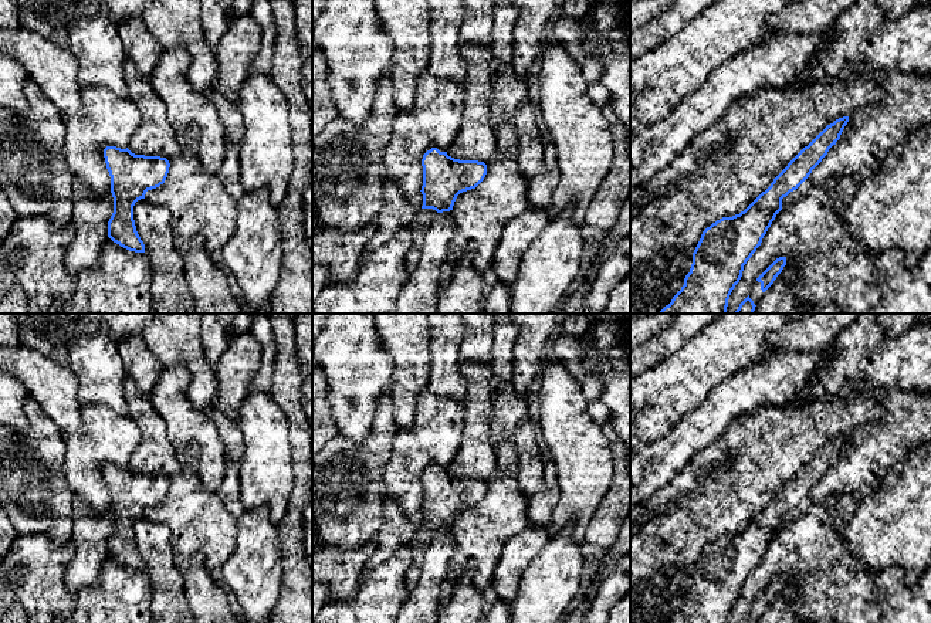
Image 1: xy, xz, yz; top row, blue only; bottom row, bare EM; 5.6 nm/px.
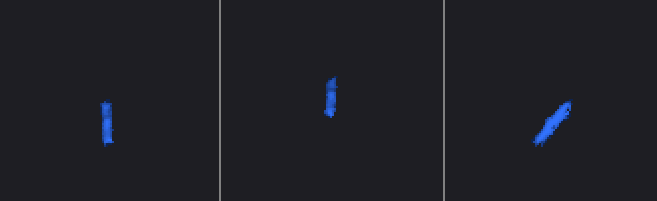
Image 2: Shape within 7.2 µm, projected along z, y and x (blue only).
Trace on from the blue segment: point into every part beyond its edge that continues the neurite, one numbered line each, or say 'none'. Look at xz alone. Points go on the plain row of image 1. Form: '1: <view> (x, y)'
1: xz (423, 537)

